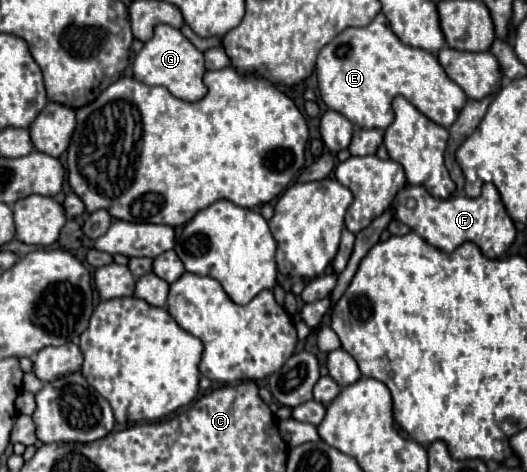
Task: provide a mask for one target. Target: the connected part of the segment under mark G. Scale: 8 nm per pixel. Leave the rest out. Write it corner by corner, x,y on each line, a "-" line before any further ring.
168,24
156,26
152,40
148,40
144,48
135,55
132,69
136,80
148,86
166,86
180,100
196,102
206,96
206,86
202,82
202,76
206,72
204,54
180,30

